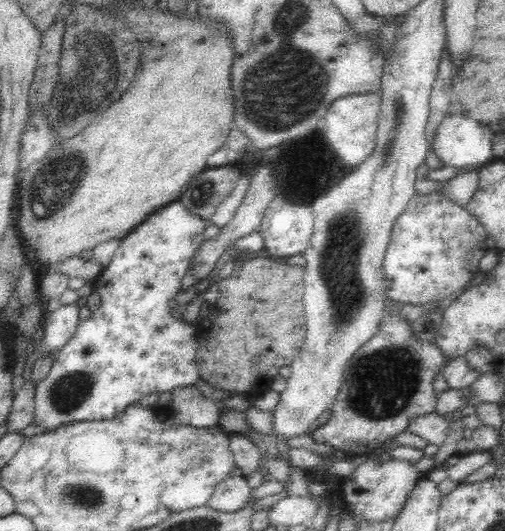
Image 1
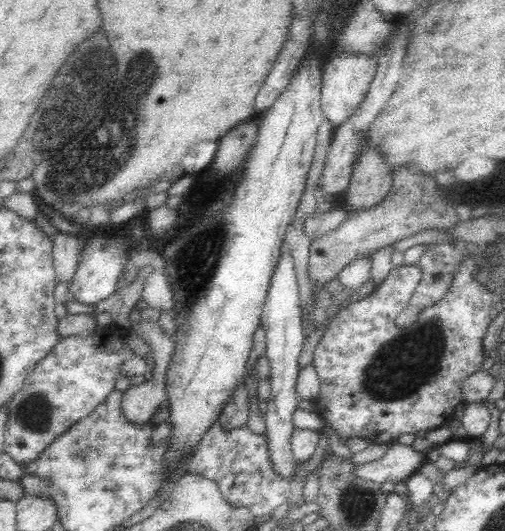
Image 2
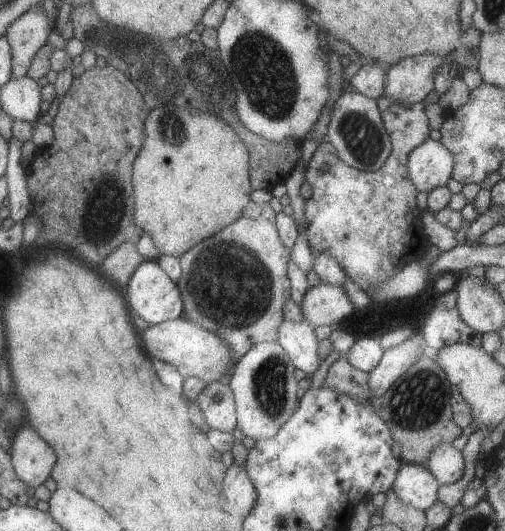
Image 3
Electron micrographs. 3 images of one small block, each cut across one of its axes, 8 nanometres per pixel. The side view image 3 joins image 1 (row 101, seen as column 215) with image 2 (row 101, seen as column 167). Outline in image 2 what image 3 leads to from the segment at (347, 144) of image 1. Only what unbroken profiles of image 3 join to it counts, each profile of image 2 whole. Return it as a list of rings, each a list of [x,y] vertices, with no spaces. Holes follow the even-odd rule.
[[[338,54],[334,58],[330,58],[323,66],[321,80],[321,109],[323,118],[328,120],[334,128],[342,126],[354,112],[356,108],[362,104],[362,100],[366,98],[370,84],[376,76],[378,61],[367,56],[350,56],[349,54]]]

